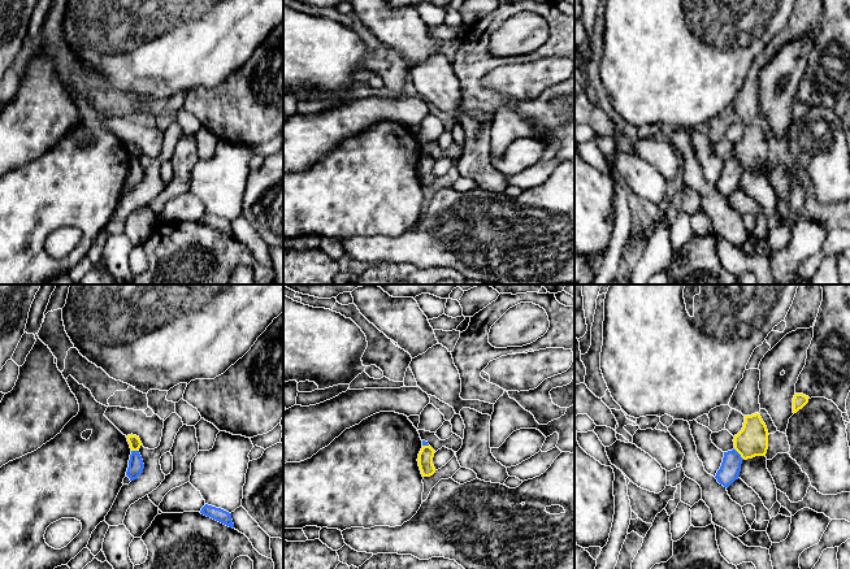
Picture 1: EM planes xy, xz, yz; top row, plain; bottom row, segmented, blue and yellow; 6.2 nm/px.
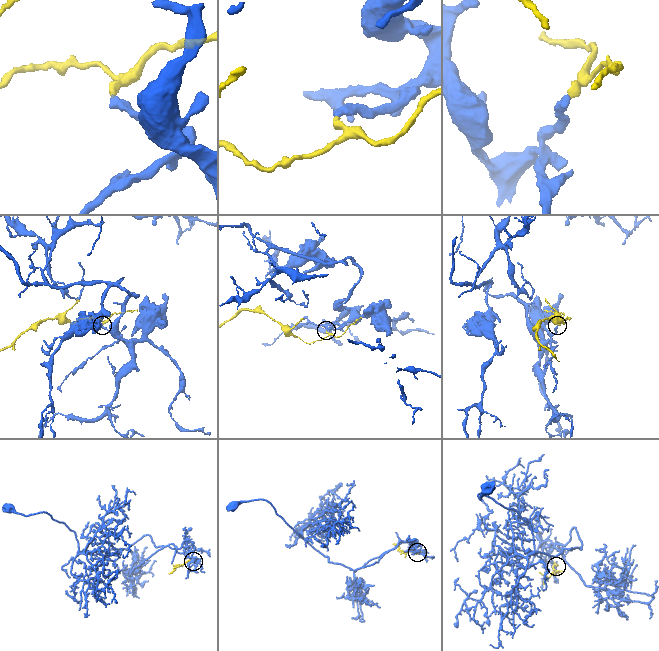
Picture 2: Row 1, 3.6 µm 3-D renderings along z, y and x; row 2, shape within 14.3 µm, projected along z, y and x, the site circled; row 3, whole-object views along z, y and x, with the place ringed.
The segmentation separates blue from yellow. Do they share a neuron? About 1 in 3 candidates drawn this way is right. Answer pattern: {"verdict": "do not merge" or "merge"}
{"verdict": "do not merge"}

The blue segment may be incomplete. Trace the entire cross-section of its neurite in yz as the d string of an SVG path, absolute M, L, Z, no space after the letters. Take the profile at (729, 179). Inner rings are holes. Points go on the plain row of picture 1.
M734 157L724 161L721 175L715 184L717 191L728 197L736 188L738 188L742 169L743 168Z

